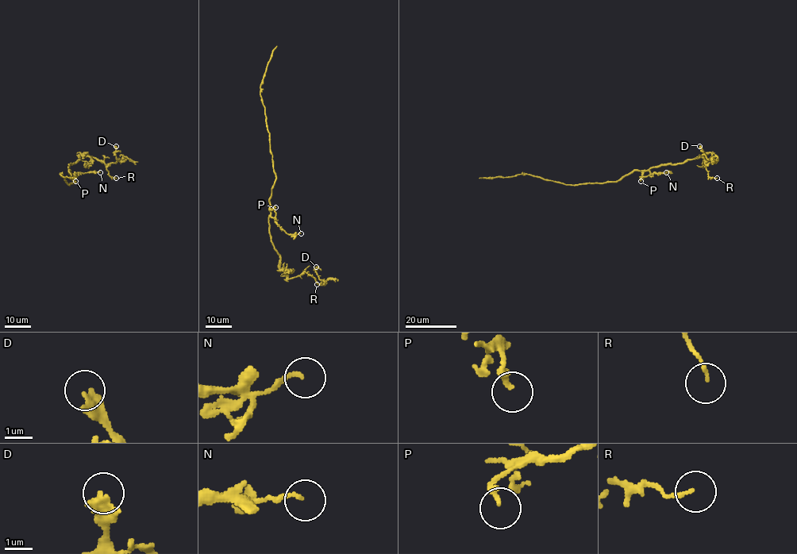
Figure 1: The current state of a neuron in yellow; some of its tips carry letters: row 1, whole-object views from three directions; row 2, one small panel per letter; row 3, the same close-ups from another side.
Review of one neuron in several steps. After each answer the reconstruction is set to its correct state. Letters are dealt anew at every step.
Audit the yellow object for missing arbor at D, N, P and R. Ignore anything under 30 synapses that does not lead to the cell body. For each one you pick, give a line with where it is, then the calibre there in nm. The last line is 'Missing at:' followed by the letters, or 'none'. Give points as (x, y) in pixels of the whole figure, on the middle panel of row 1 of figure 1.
Missing at: none

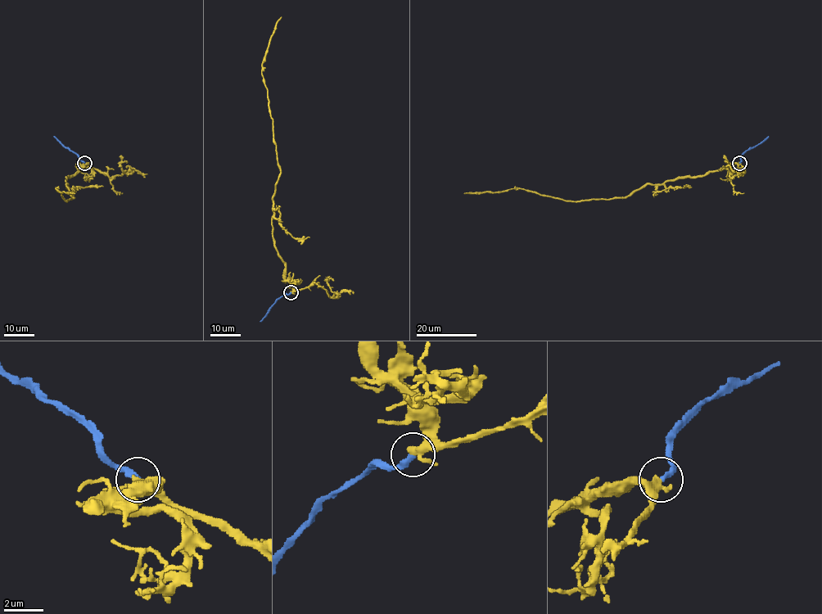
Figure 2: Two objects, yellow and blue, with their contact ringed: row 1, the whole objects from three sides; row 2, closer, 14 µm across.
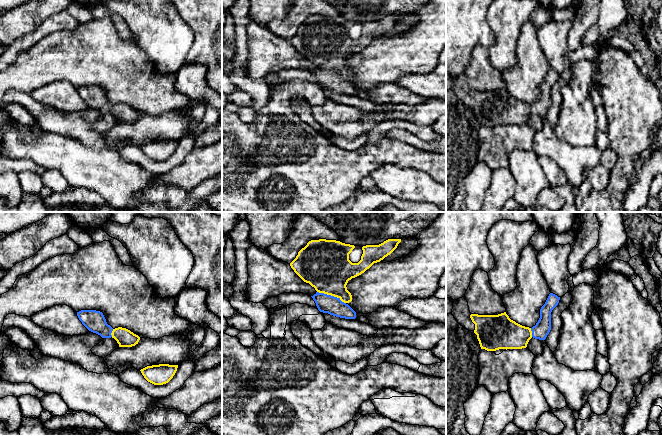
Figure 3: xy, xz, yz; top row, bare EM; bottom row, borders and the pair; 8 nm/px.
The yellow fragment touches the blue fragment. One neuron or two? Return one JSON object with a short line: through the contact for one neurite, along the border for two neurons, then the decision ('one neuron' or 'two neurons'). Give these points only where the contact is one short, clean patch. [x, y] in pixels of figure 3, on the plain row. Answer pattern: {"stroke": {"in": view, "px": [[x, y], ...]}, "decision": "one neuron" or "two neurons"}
{"stroke": {"in": "xz", "px": [[325, 41], [331, 71], [325, 79]]}, "decision": "one neuron"}

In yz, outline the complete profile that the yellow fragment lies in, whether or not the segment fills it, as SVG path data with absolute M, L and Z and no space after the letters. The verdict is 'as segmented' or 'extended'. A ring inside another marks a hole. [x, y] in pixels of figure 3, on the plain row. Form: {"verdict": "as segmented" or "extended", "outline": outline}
{"verdict": "extended", "outline": "M550 69L545 80L540 85L540 94L532 104L522 102L511 96L506 88L498 91L471 90L475 100L481 125L496 127L499 125L526 124L533 113L545 116L551 106L551 88L558 81L560 73Z"}

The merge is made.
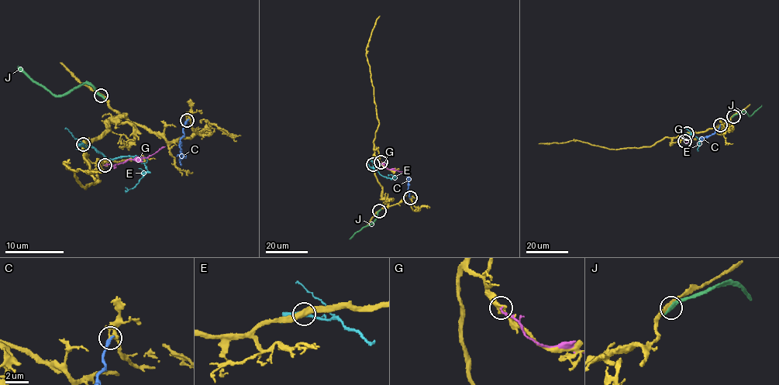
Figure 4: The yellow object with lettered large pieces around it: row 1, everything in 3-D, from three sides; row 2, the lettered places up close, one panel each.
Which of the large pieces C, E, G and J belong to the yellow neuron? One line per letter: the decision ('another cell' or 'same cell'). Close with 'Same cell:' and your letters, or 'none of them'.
C: same cell
E: another cell
G: another cell
J: another cell
Same cell: C

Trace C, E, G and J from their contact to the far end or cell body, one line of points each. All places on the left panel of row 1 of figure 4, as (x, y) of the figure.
C: (186, 120), (180, 145), (180, 156), (186, 158), (176, 156)
E: (83, 145), (93, 147), (109, 159), (136, 156), (141, 160), (146, 166), (146, 173), (125, 193)
G: (105, 165), (129, 159), (143, 159), (151, 156), (164, 146)
J: (100, 95), (86, 84), (65, 94), (53, 95), (35, 84), (17, 66)

